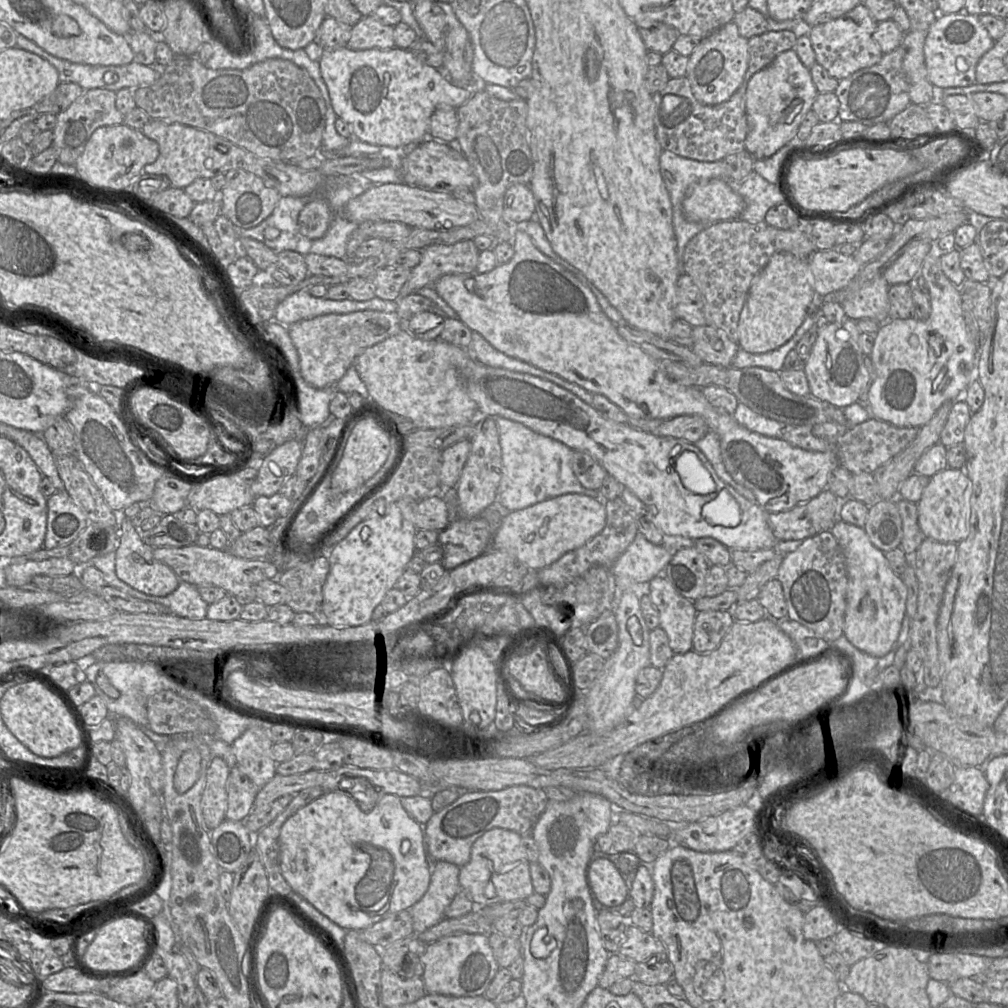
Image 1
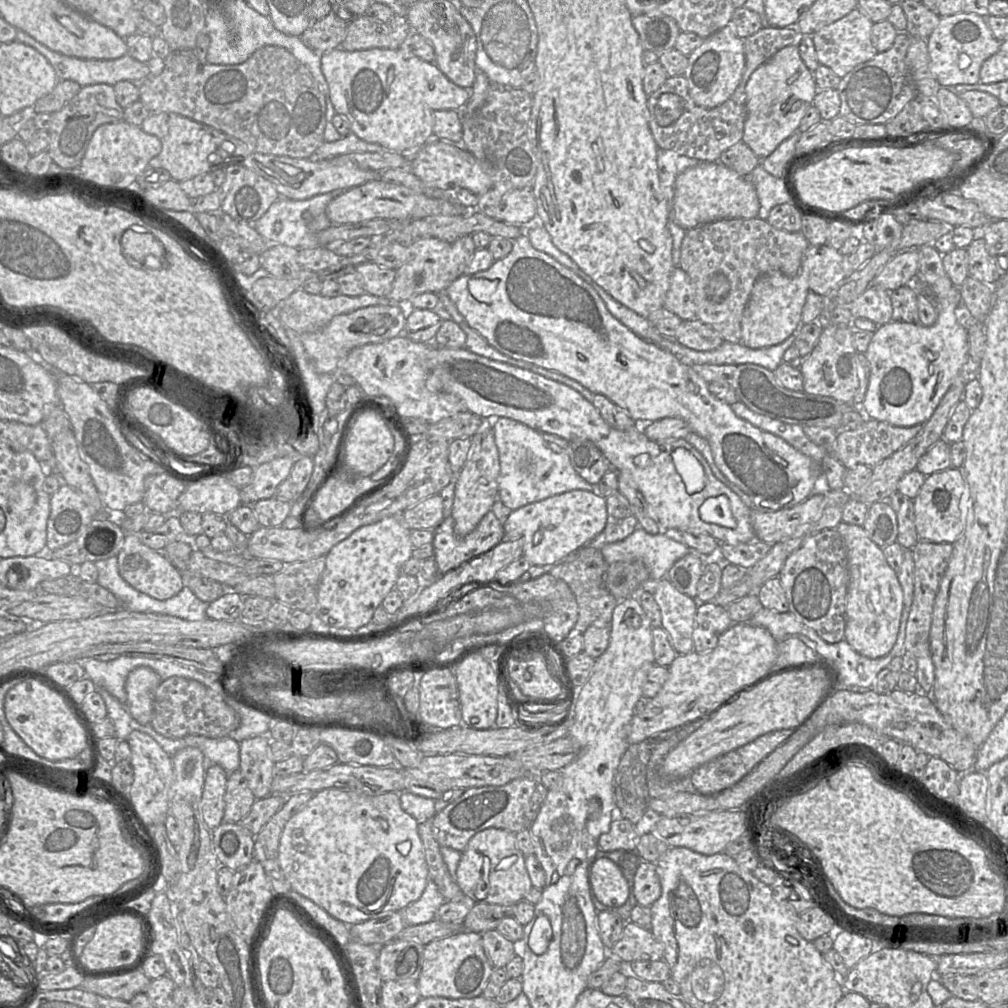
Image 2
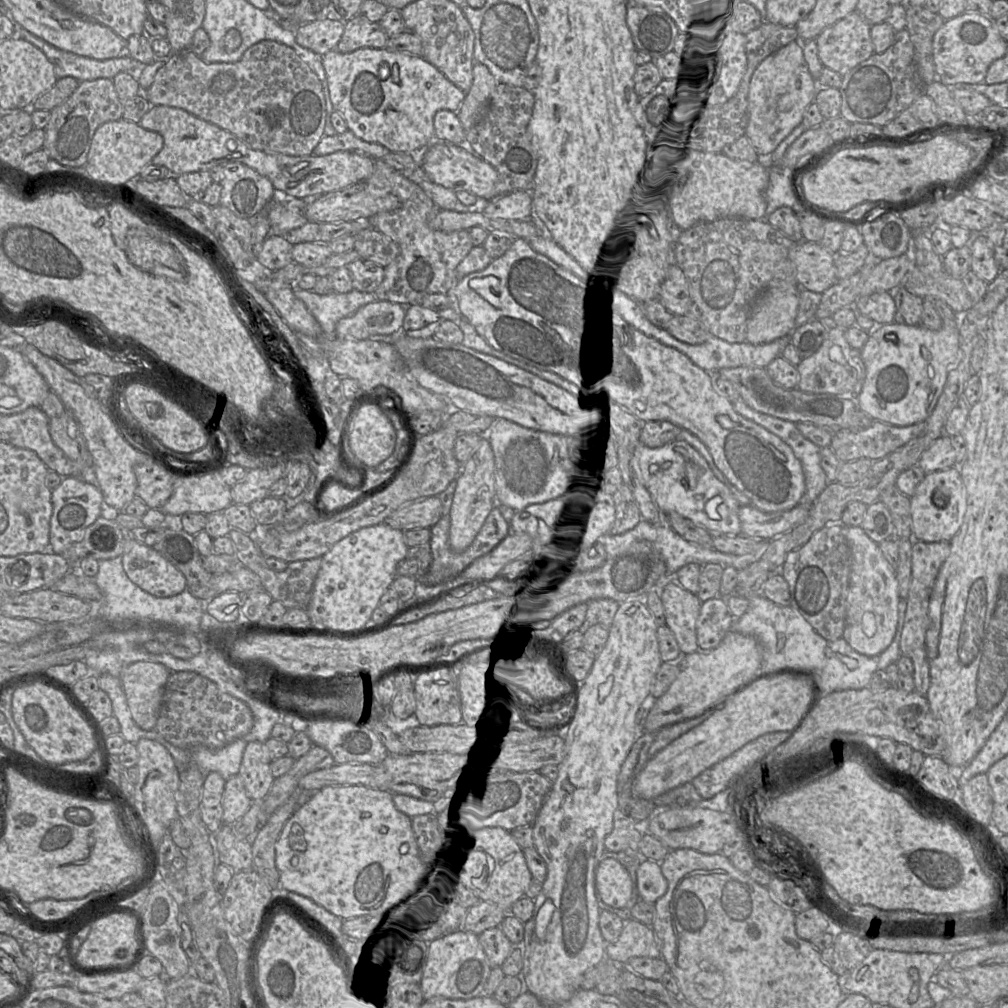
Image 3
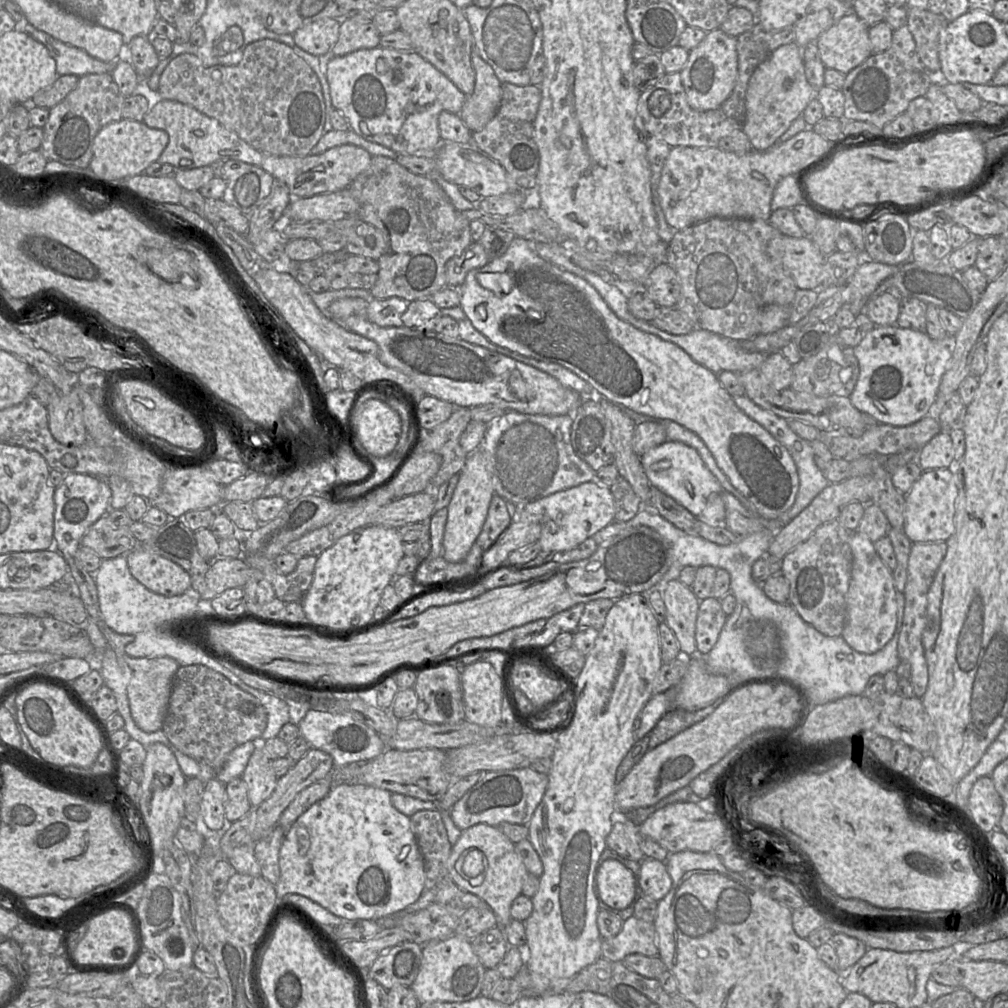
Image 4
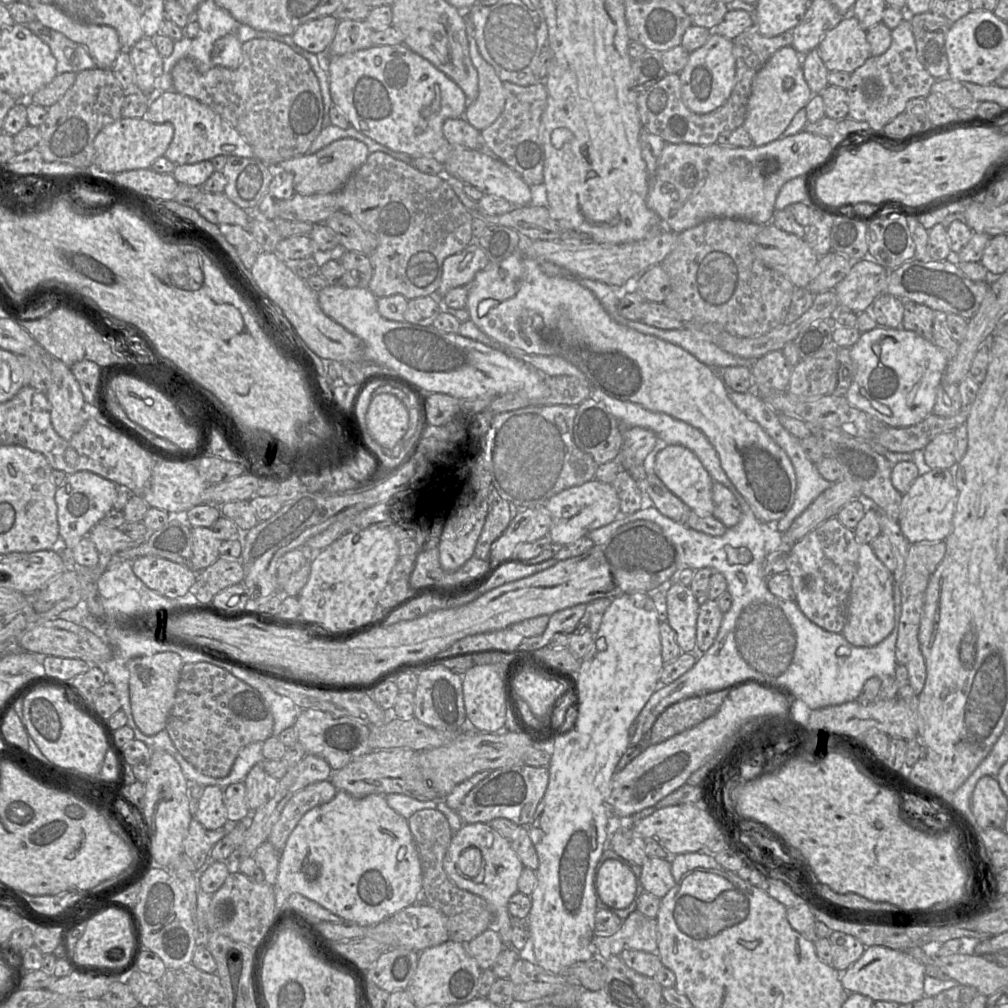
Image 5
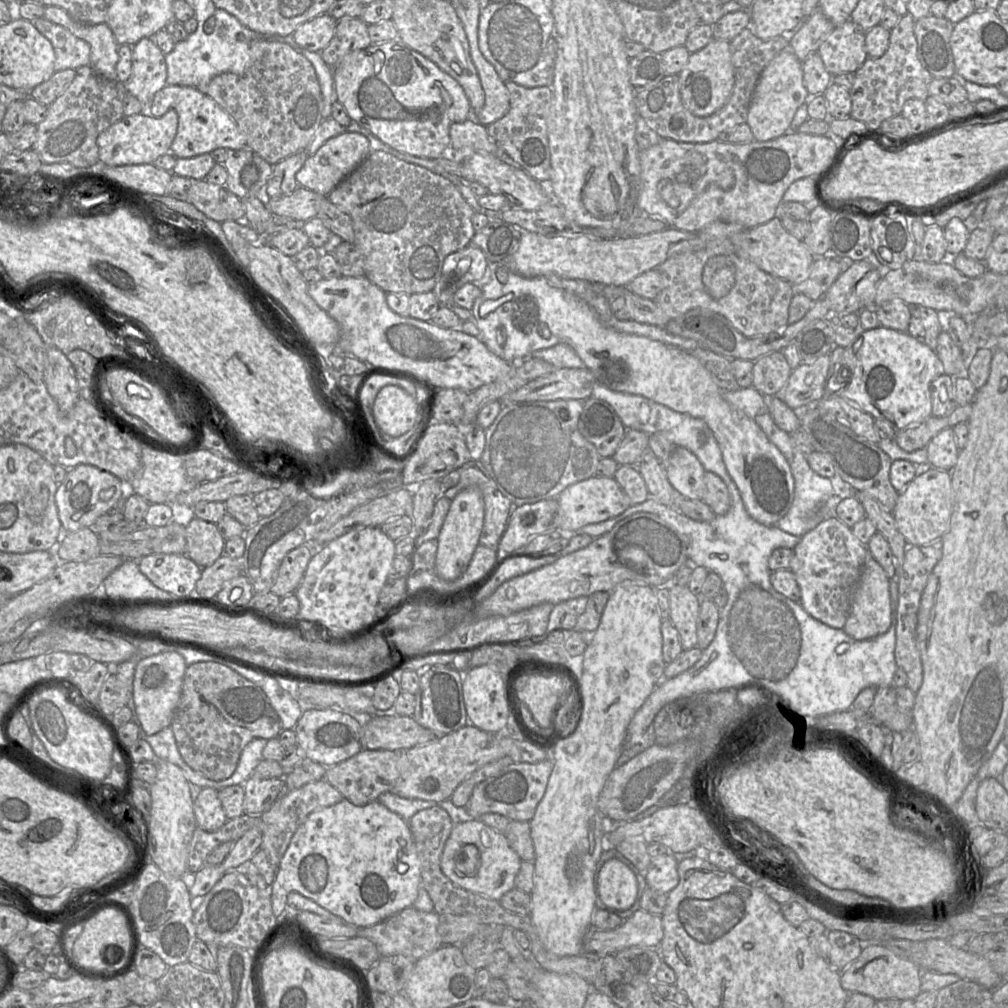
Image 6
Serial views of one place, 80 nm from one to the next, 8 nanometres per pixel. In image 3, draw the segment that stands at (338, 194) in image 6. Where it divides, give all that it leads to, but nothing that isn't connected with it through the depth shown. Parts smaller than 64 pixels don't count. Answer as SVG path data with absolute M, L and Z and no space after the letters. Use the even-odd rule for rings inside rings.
M382 159L374 161L374 171L365 181L392 193L401 202L400 208L380 212L369 218L372 227L389 237L400 248L398 256L384 267L384 279L374 291L377 299L407 307L420 304L422 298L429 294L451 294L459 280L456 268L474 247L469 230L444 232L431 229L429 220L437 213L432 199L421 187Z

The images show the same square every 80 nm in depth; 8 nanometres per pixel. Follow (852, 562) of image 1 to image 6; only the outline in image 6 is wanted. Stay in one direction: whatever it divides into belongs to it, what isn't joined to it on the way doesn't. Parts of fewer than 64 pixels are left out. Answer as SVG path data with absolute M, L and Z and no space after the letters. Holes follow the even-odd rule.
M868 551L864 568L853 593L844 632L854 640L862 641L884 634L891 625L890 579L884 569Z

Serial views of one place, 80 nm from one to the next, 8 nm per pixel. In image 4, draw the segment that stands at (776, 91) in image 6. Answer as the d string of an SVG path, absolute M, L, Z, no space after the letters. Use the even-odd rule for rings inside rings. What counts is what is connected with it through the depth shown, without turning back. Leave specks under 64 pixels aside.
M795 42L773 51L754 70L746 91L746 112L742 131L754 151L769 150L793 121L803 114L815 96L815 89L806 79L802 48Z

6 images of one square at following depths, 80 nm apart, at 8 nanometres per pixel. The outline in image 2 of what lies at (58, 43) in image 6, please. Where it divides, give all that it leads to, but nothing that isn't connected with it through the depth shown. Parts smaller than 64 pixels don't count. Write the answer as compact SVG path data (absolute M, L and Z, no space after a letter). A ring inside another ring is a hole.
M17 30L16 41L33 47L43 56L45 56L53 66L59 80L72 80L77 82L81 87L94 84L108 84L114 86L116 83L125 80L140 83L150 74L150 69L145 63L134 59L129 54L112 60L81 59L70 57L50 50L22 30Z

